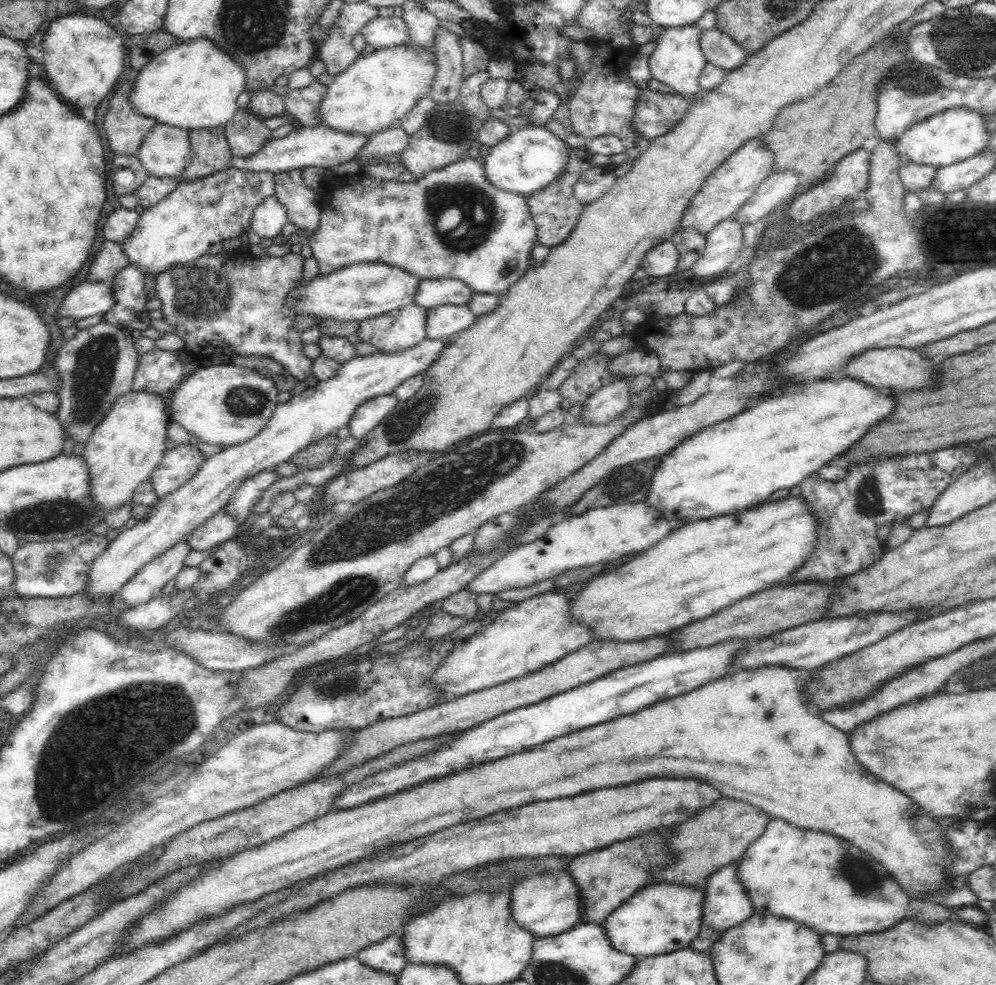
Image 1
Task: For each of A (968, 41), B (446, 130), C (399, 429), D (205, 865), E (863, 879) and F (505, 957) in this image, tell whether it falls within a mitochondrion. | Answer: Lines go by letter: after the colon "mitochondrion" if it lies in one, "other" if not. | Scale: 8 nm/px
A: mitochondrion
B: mitochondrion
C: mitochondrion
D: other
E: mitochondrion
F: other

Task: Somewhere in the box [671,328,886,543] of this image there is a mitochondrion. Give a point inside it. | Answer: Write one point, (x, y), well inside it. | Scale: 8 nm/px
(868, 500)

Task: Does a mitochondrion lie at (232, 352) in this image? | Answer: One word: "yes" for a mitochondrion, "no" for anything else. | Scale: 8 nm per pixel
no

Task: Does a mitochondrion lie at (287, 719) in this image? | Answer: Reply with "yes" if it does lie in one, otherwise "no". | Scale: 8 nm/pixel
no

